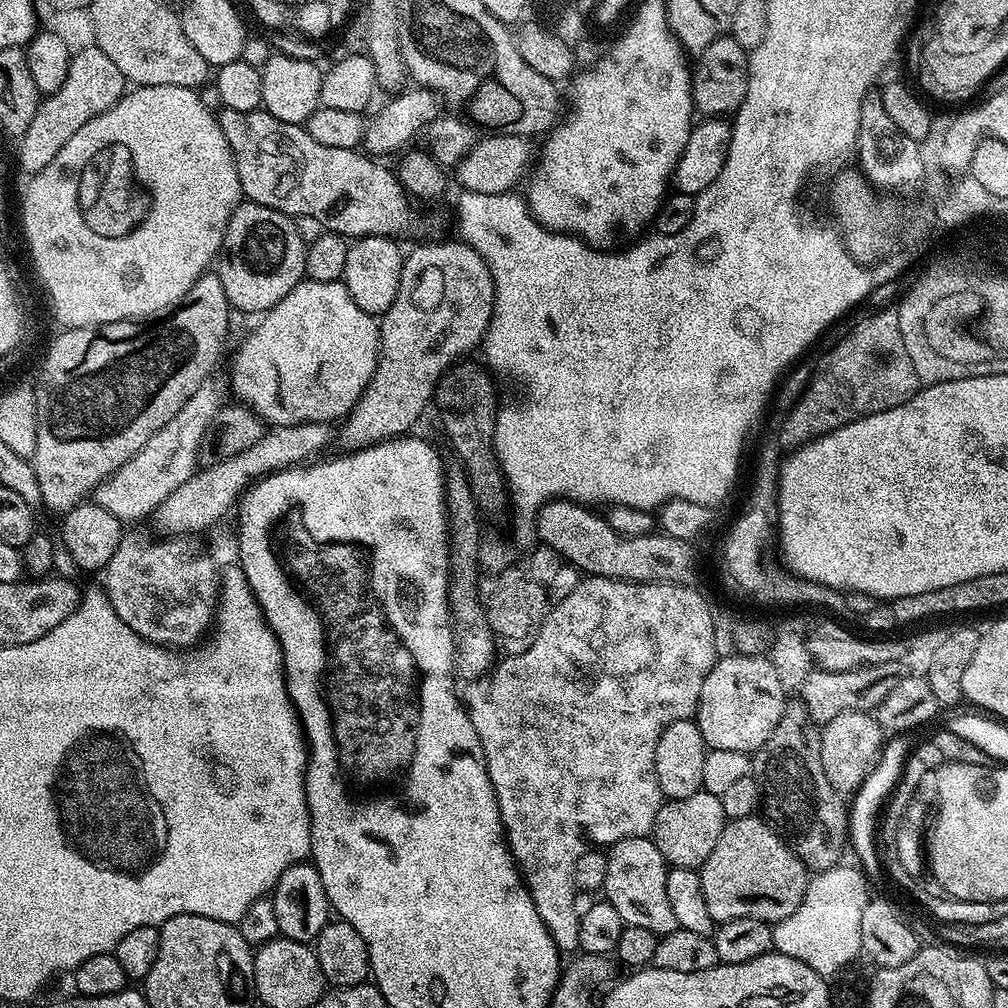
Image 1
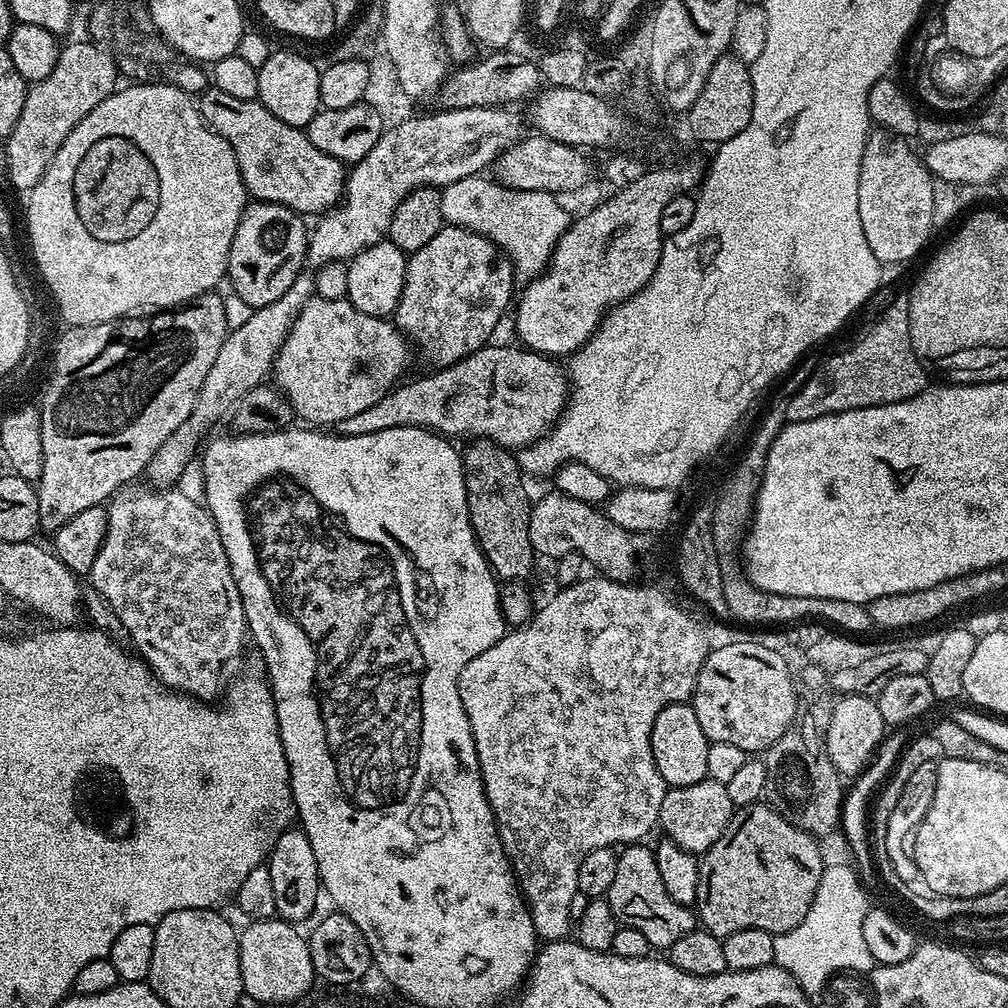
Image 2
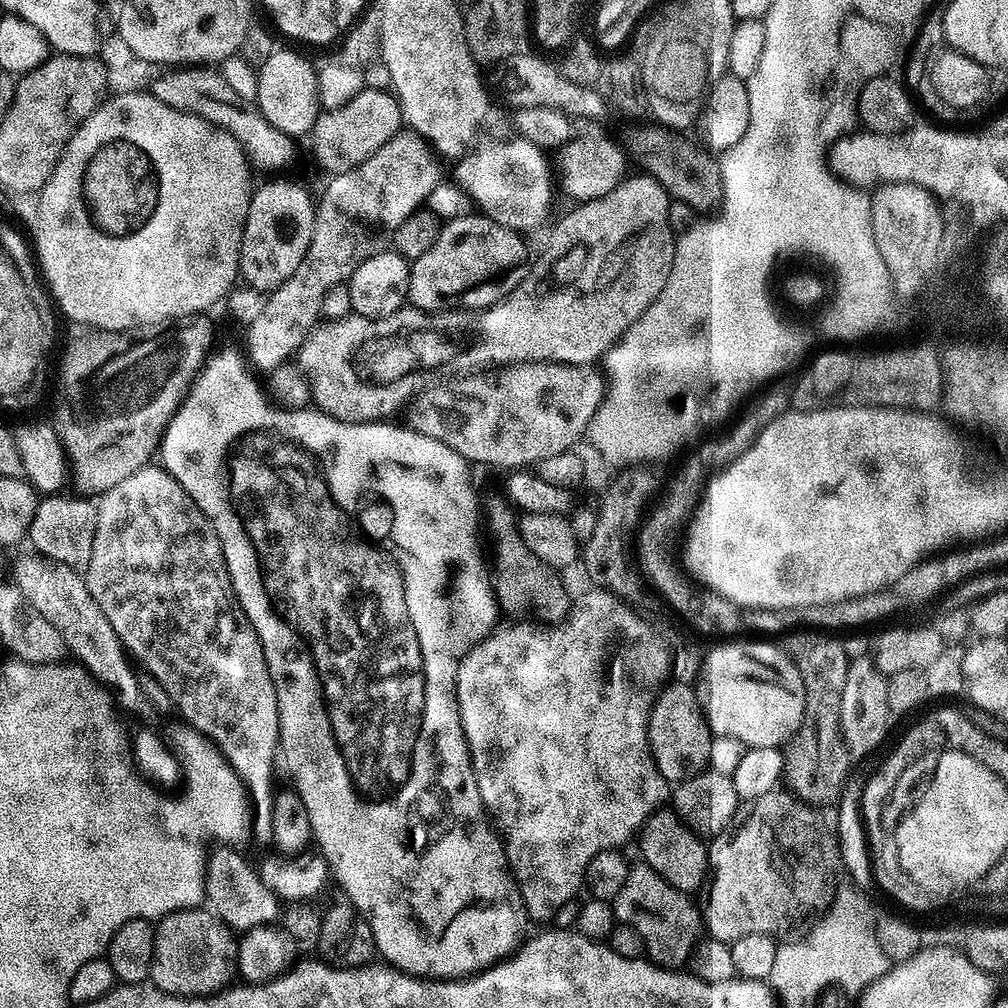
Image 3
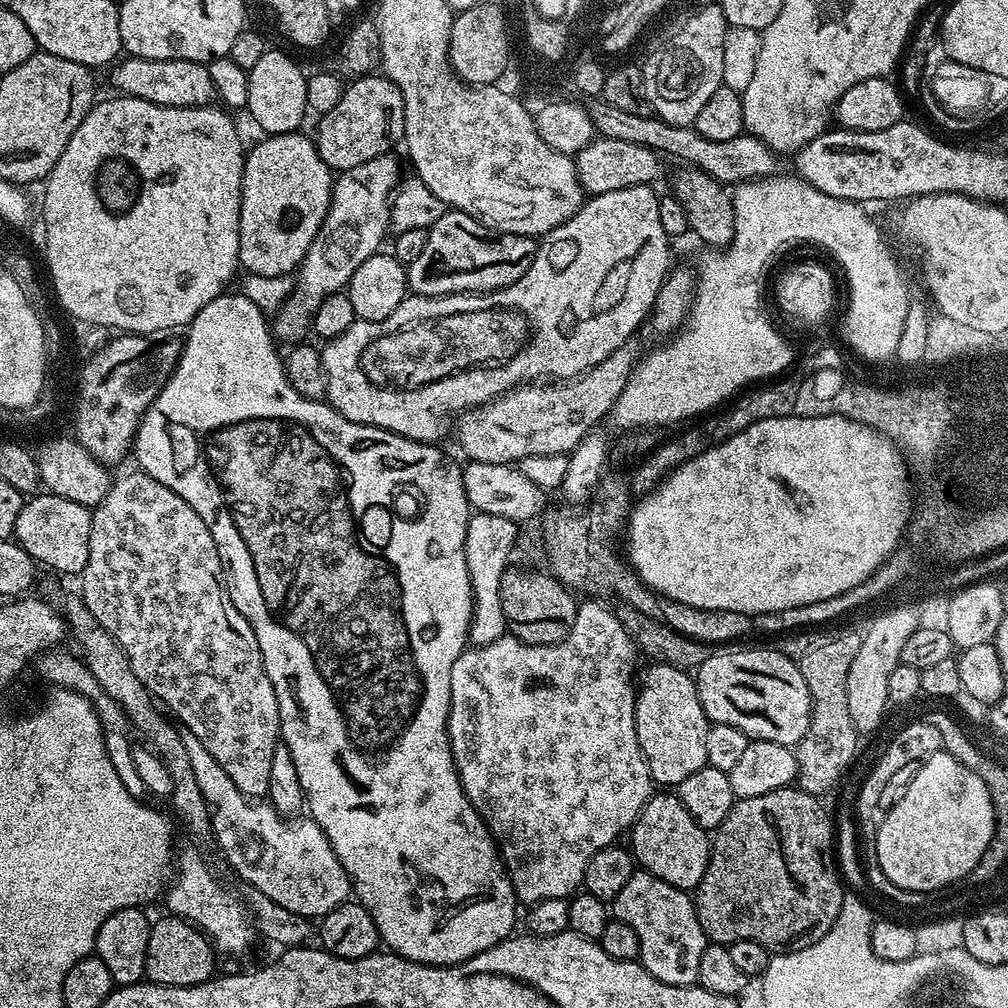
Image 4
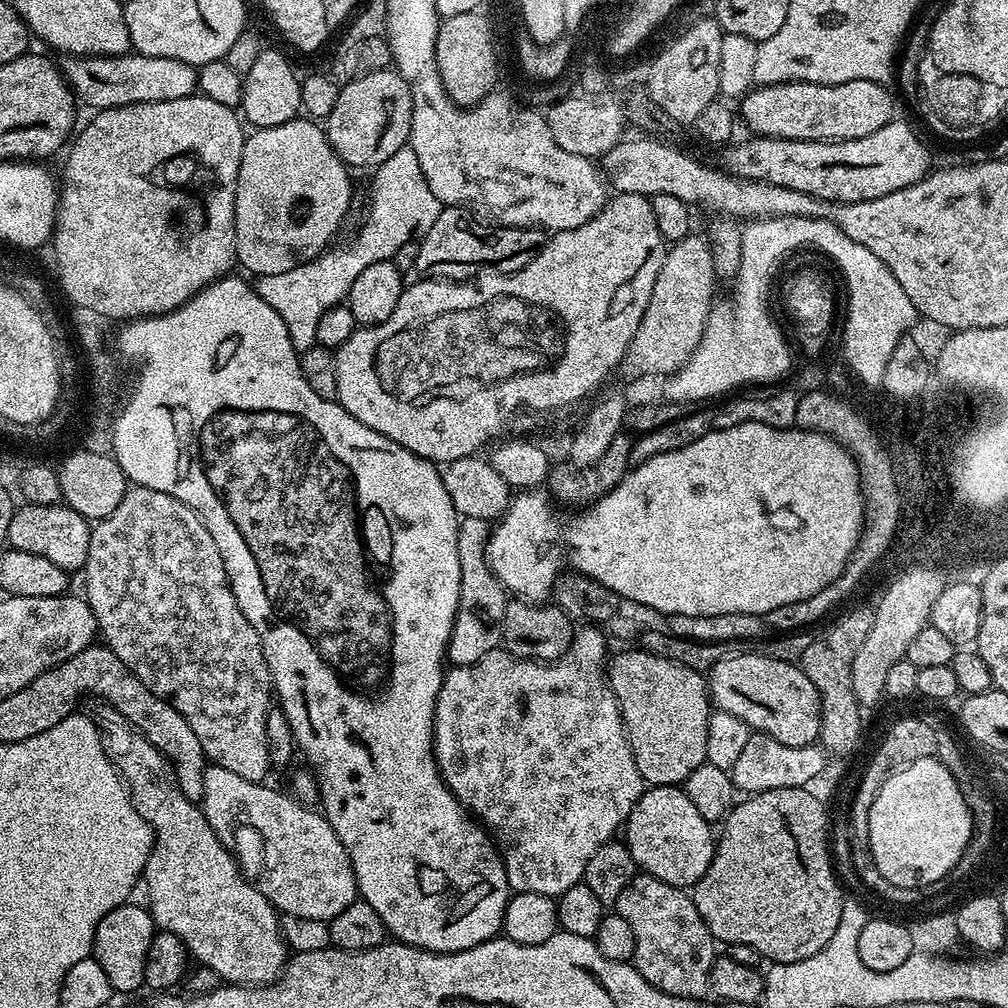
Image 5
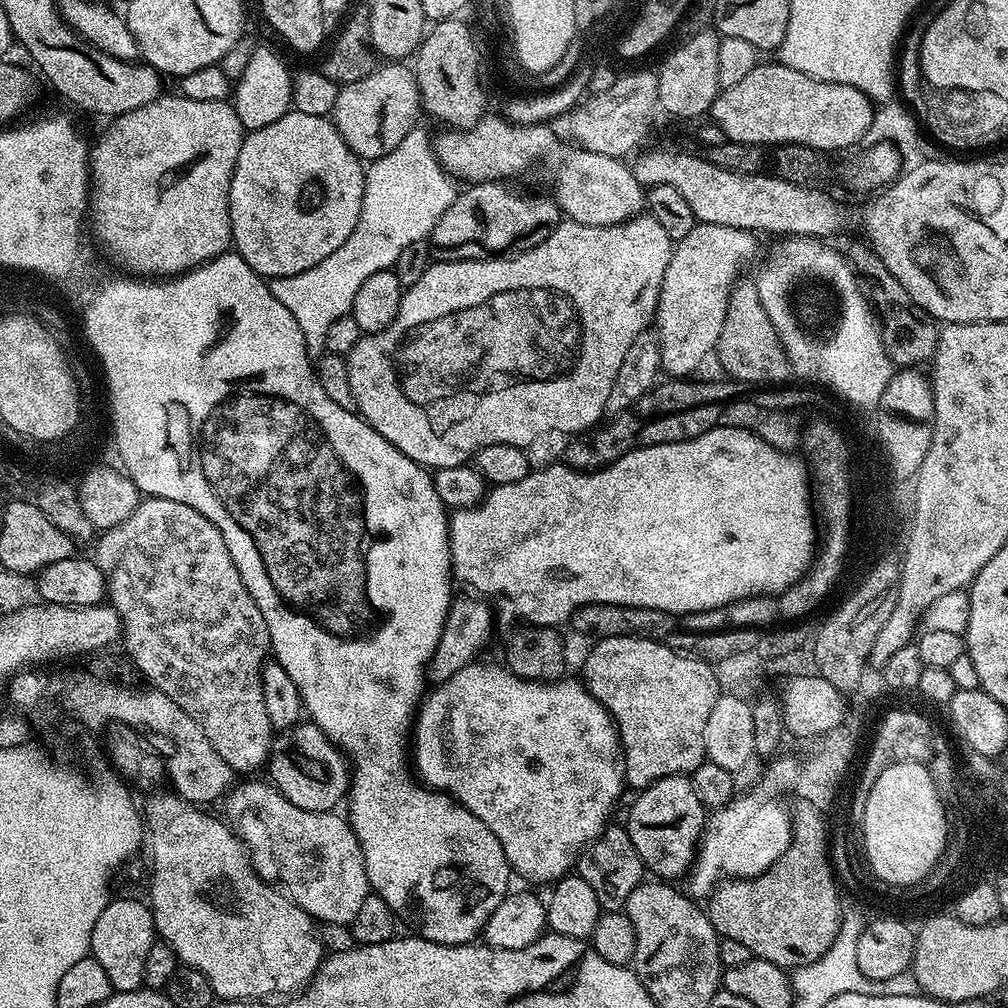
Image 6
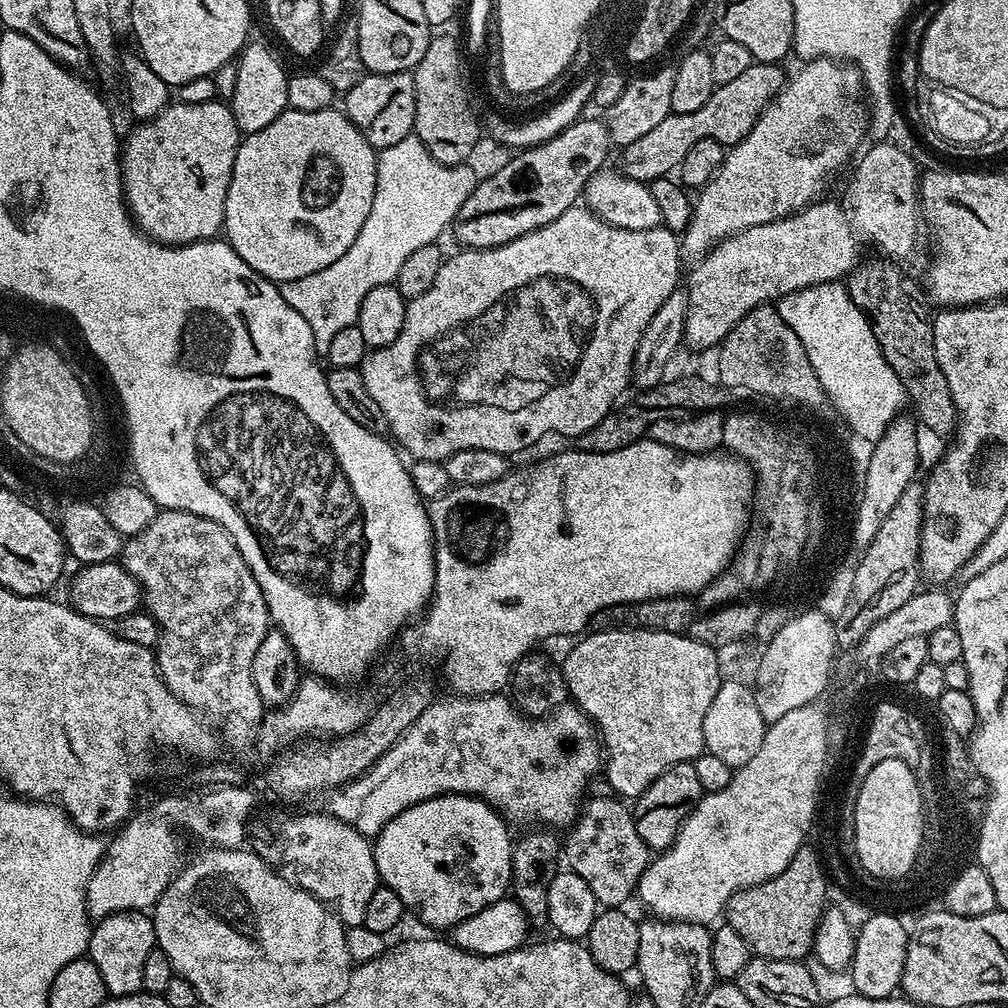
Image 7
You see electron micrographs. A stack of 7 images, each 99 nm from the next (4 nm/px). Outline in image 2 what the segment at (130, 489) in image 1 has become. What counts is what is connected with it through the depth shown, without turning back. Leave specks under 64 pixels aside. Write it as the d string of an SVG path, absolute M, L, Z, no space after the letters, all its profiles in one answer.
M308 270L302 271L298 274L298 278L294 278L294 286L290 286L290 290L286 290L286 294L278 298L278 302L270 302L270 306L255 309L244 325L229 331L228 337L222 342L222 350L218 350L218 358L214 358L214 366L210 366L210 374L206 374L206 382L202 382L190 418L182 426L178 426L178 430L170 434L166 442L162 442L162 446L148 463L146 476L147 479L152 479L149 481L153 485L175 485L176 479L187 470L192 455L193 460L197 455L196 435L206 431L215 420L227 412L229 415L246 393L269 379L282 342L288 337L288 331L292 329L292 323L296 321L300 311L308 305L309 300L313 299L315 290L313 273Z

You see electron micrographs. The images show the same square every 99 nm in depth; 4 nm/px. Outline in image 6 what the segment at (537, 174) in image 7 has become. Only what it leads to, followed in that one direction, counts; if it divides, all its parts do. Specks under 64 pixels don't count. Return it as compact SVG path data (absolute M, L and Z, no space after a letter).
M498 180L465 187L468 189L457 195L450 210L438 218L430 237L431 247L454 260L486 260L547 244L562 224L562 213L555 199L551 195L523 196L508 187L512 186Z

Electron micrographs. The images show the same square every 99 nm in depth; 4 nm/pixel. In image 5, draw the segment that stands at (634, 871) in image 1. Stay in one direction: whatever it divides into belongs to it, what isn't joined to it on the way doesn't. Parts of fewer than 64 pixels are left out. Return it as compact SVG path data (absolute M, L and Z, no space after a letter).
M637 874L618 894L615 915L626 918L634 929L634 966L658 990L668 996L700 998L709 991L712 963L718 955L718 942L702 922L691 895L653 876Z

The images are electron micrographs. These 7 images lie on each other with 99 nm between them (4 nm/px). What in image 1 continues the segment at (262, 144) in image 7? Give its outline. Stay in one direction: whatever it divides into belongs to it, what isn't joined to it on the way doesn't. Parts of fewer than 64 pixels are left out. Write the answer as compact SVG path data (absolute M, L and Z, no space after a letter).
M241 202L234 210L234 214L226 226L224 246L221 248L218 257L218 271L222 282L222 290L226 290L228 303L235 311L241 314L269 312L279 300L286 298L286 294L290 294L290 290L294 290L296 284L305 279L304 253L306 251L306 240L300 237L296 224L297 221L293 217L284 216L278 210L270 210L261 204Z

